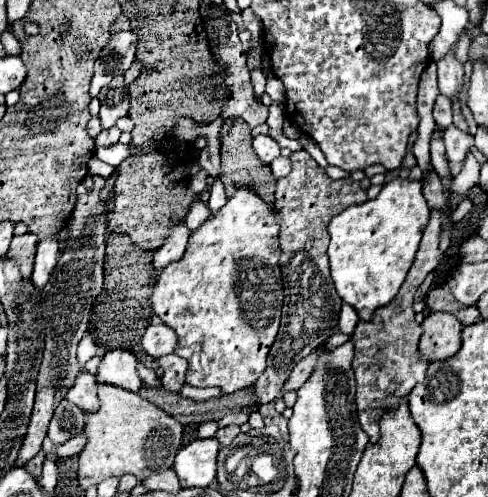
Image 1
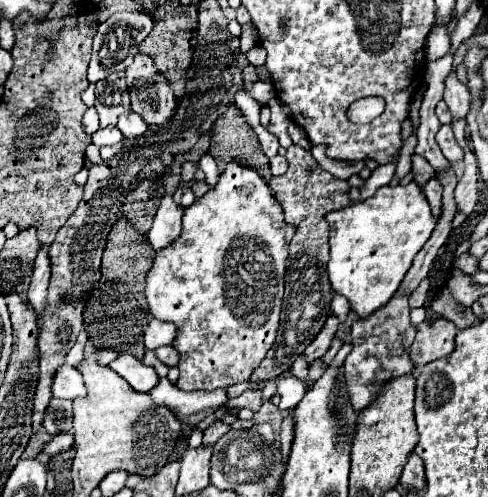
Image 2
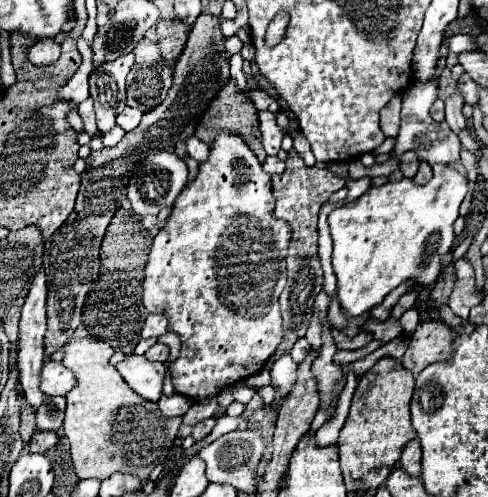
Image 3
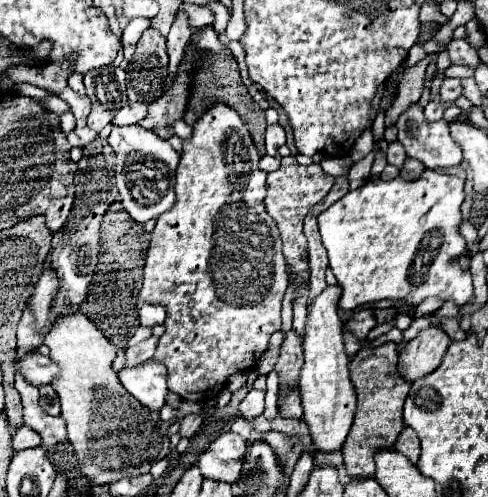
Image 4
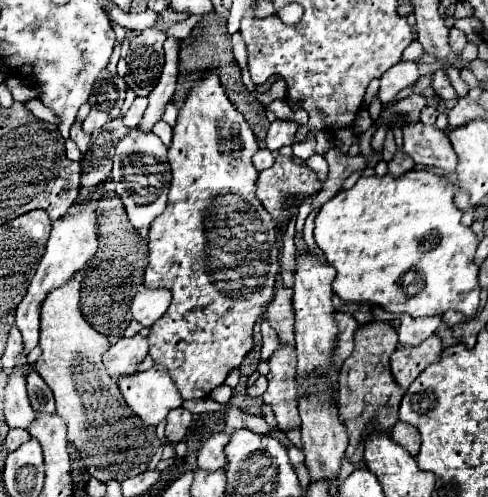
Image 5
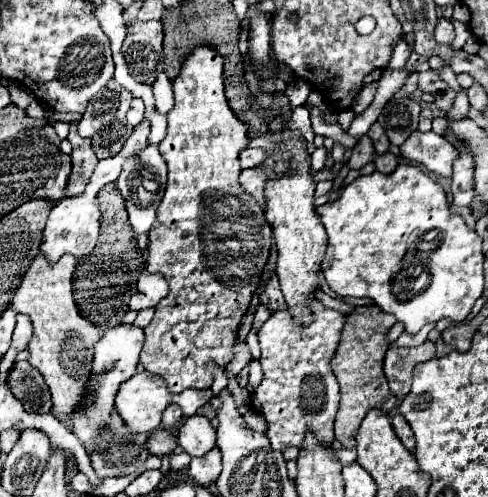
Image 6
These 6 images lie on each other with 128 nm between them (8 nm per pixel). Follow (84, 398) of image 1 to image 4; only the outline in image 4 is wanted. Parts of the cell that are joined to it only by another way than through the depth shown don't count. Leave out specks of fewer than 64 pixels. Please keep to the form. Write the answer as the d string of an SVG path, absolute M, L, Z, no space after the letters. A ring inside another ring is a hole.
M28 352L14 360L14 372L20 374L28 384L40 386L50 384L58 372L58 364L40 352Z

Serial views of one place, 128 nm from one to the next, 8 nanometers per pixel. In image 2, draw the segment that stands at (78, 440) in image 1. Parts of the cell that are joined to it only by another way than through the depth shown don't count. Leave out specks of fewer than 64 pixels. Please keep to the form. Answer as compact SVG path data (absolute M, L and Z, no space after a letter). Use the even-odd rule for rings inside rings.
M68 432L68 434L56 434L56 436L52 436L46 444L44 444L44 448L42 448L42 452L40 452L40 460L42 462L46 462L46 458L50 458L50 456L54 456L54 454L58 454L58 452L64 452L64 450L68 450L72 446L72 434Z

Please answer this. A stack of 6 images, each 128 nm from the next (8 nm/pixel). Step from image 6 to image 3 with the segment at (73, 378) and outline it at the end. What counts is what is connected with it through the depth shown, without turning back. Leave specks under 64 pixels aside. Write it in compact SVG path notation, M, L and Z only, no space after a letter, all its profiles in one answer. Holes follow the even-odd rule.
M72 336L60 350L64 352L62 364L70 368L76 376L76 386L66 396L66 418L62 426L64 436L70 442L76 476L80 480L104 480L116 472L122 472L134 474L142 480L148 478L150 472L166 460L166 454L176 438L182 418L164 418L158 406L154 402L148 402L146 420L118 420L116 408L120 408L120 404L136 404L140 396L136 396L136 392L132 392L128 384L124 384L118 370L110 366L114 348L108 342L96 340L92 336Z

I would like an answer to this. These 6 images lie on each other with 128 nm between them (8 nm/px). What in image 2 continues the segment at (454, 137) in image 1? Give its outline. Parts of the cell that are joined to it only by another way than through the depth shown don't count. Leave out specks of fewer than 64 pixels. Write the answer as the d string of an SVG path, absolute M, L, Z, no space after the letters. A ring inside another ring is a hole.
M440 126L438 134L436 134L436 142L438 142L442 154L446 156L446 160L456 162L456 160L462 160L462 158L464 158L464 152L462 152L462 148L458 146L458 142L456 142L454 132L452 132L450 126Z

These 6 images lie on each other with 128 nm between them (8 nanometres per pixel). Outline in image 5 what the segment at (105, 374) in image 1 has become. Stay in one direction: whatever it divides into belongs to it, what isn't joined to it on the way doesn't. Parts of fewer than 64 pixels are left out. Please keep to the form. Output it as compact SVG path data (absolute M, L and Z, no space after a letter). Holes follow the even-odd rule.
M160 366L120 378L118 388L144 426L158 426L170 410L180 408L184 402L176 384L168 376L168 370Z

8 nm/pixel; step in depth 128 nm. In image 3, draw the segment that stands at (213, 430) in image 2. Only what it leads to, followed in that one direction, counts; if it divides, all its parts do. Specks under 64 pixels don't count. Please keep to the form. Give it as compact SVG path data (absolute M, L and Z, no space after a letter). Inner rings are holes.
M206 418L206 420L200 420L200 422L196 422L194 424L194 430L192 430L192 438L198 442L198 440L202 440L204 436L208 436L210 434L210 430L214 428L214 424L216 424L216 420L214 418Z

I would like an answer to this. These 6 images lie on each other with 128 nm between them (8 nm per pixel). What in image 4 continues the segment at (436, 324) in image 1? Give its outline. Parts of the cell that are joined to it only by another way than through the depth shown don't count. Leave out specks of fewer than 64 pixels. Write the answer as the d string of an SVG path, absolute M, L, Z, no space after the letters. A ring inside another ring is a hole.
M430 326L428 330L422 330L398 352L398 374L406 382L424 378L428 372L434 372L440 366L448 346L450 338L442 328Z

